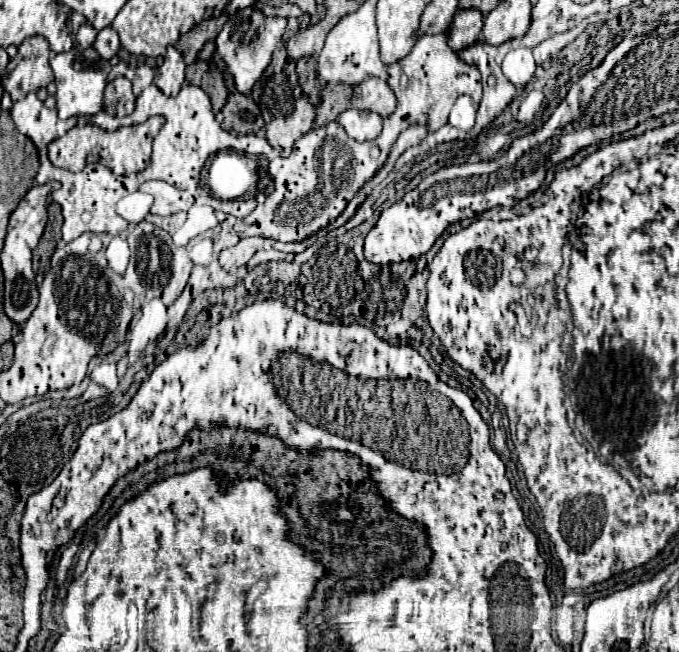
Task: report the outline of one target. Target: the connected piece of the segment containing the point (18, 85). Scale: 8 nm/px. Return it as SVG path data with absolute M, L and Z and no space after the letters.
M42 36L26 38L20 44L16 58L10 60L6 76L2 78L4 90L10 94L12 102L26 98L28 92L46 88L54 80L48 58L50 48Z

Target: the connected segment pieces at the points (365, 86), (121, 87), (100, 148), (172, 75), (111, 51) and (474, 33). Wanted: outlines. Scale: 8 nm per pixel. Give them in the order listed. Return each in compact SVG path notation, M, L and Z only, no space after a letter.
M368 78L354 88L352 106L358 110L376 112L386 118L396 110L396 96L384 80Z
M116 78L108 82L104 90L104 110L110 116L126 116L134 110L136 96L132 94L132 84L126 78Z
M152 116L144 124L118 128L114 132L106 132L94 124L74 126L62 138L54 140L48 146L48 158L54 166L66 168L70 172L80 172L86 166L88 158L92 158L92 162L100 162L100 164L108 166L114 174L136 174L148 166L150 154L152 154L152 140L156 138L156 134L164 126L164 122L166 120L162 116Z
M168 46L164 64L156 70L156 82L154 84L168 96L178 94L180 86L184 84L184 68L186 68L184 56L174 46Z
M104 28L98 32L94 44L92 44L94 50L98 50L98 54L106 60L110 60L112 56L116 56L116 52L120 50L120 40L118 40L118 34L112 30L112 28Z
M458 10L454 16L454 22L448 32L448 46L452 50L464 50L466 46L472 46L478 40L478 34L484 26L484 16L480 10Z

